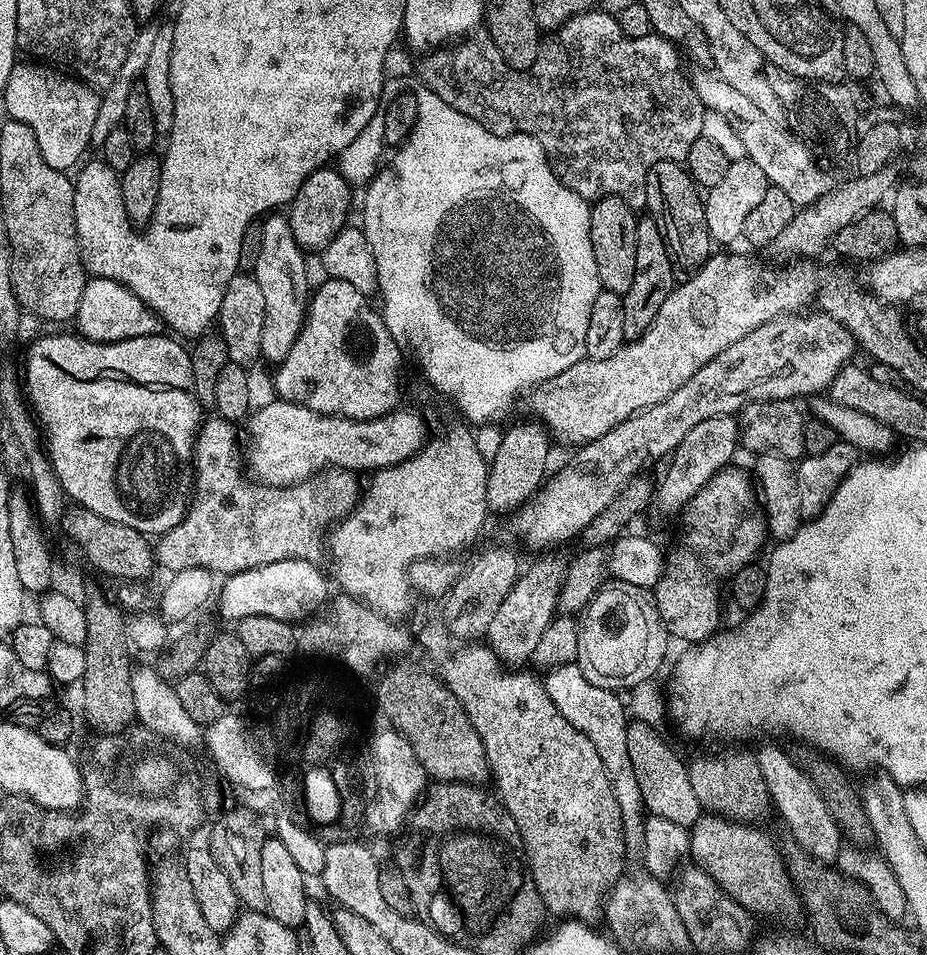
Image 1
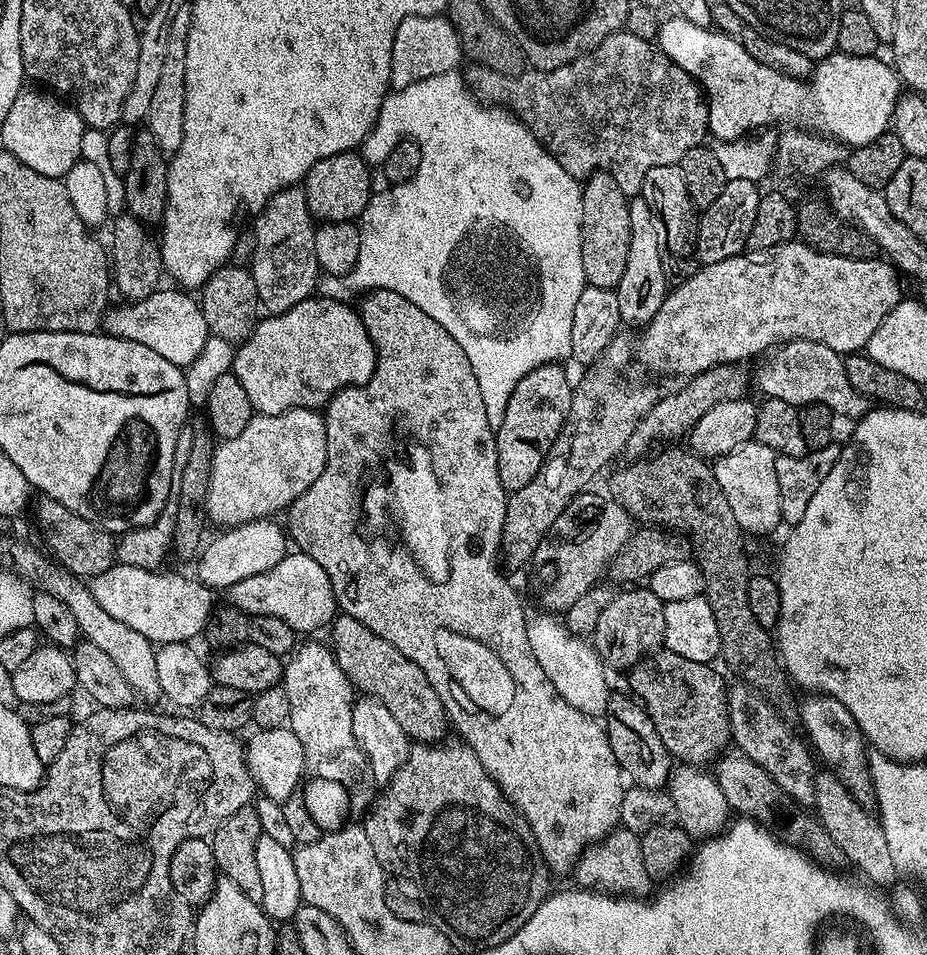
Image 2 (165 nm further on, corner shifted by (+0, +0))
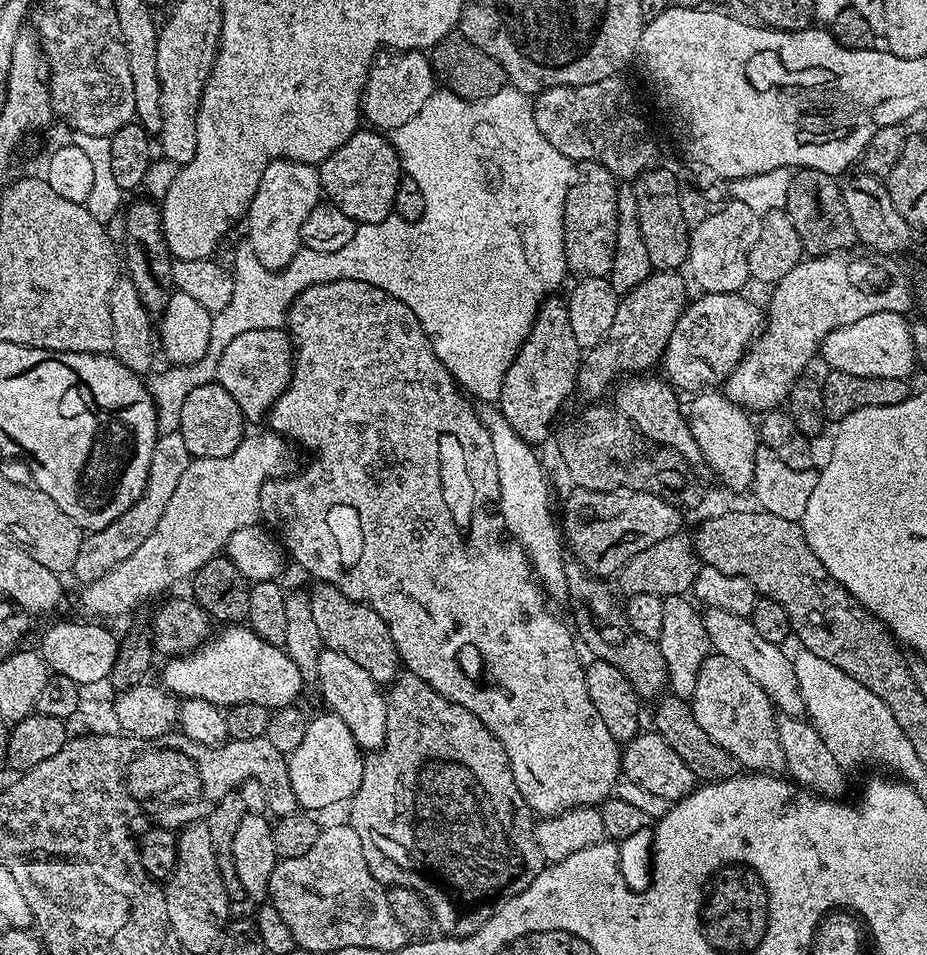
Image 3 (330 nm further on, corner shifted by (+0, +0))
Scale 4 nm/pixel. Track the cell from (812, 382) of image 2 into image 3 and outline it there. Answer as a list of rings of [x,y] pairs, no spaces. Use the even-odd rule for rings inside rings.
[[[705,292],[697,297],[678,318],[678,326],[674,326],[674,334],[670,334],[666,342],[662,361],[662,368],[668,371],[668,383],[687,394],[723,385],[748,351],[766,319],[761,305],[759,308],[751,304],[740,292]]]

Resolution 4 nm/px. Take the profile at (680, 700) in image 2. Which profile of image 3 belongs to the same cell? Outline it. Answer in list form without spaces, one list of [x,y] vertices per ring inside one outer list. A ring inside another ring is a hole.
[[[575,562],[565,563],[564,573],[568,587],[566,604],[572,607],[573,621],[571,620],[571,623],[574,625],[574,632],[579,643],[583,647],[585,644],[593,652],[591,655],[595,659],[610,662],[610,666],[618,666],[618,670],[626,674],[630,686],[634,686],[641,701],[648,702],[652,699],[655,701],[665,691],[668,682],[666,658],[662,658],[659,643],[648,640],[644,636],[629,634],[625,609],[621,601],[620,604],[616,601],[617,593],[615,591],[612,593],[604,585],[607,583],[601,577],[592,576],[581,564]]]

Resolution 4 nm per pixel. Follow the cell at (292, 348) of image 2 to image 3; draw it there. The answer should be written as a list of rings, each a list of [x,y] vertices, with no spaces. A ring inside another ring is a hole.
[[[267,328],[266,330],[246,330],[246,334],[238,334],[226,350],[222,350],[222,358],[218,362],[215,383],[220,384],[238,402],[238,410],[242,410],[245,421],[263,421],[276,404],[276,400],[288,388],[294,367],[294,345],[284,328]]]

